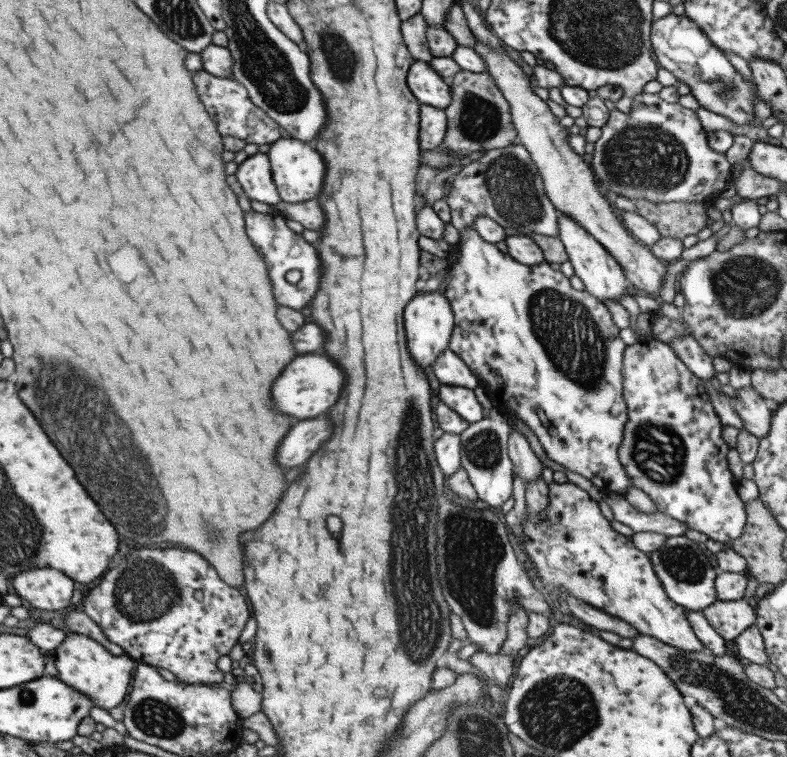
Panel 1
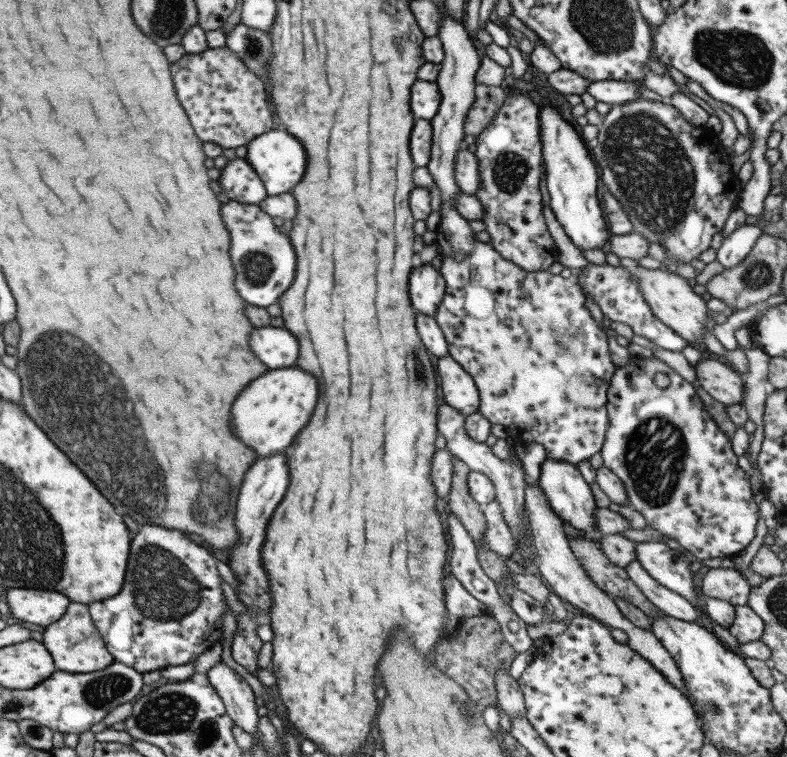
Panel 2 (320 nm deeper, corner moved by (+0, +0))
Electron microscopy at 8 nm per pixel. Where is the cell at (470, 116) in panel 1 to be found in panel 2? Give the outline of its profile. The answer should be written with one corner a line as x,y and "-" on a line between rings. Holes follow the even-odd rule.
476,84
472,105
463,121
464,134
476,137
491,122
505,95
506,90
500,86

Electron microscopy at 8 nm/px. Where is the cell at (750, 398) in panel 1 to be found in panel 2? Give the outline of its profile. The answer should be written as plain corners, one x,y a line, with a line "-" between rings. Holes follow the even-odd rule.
709,357
702,358
694,369
697,385
712,399
724,406
739,404
743,407
743,376

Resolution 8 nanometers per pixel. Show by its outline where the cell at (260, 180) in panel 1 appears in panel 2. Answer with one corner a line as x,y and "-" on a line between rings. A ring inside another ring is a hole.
242,158
229,160
216,181
229,201
257,205
267,196
261,179

